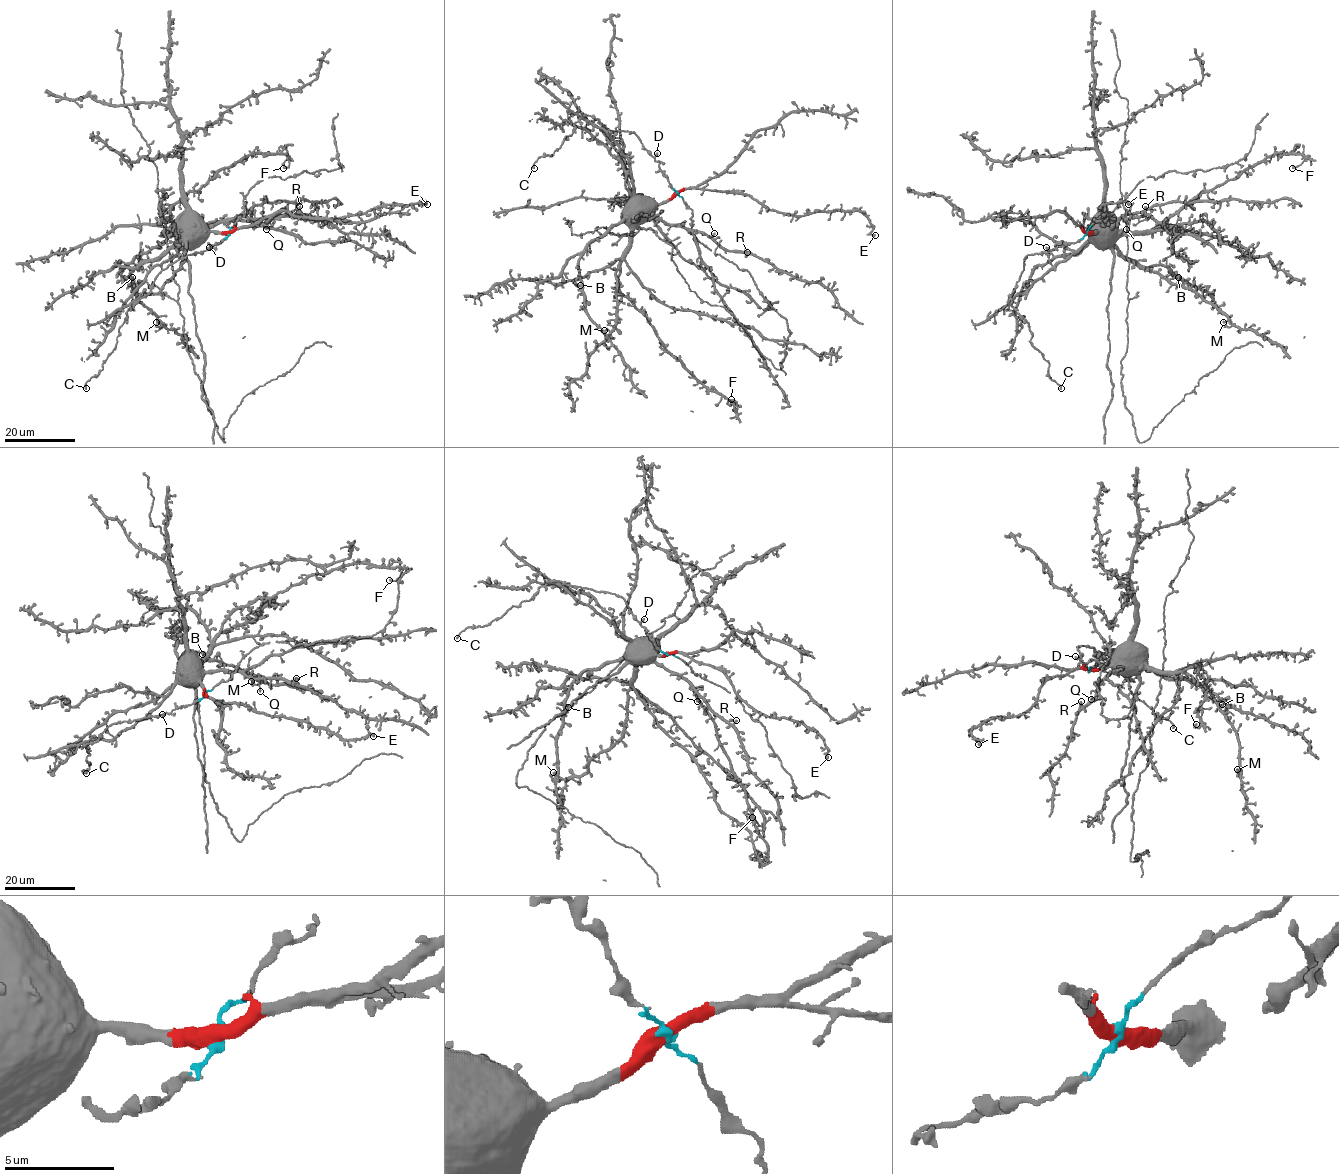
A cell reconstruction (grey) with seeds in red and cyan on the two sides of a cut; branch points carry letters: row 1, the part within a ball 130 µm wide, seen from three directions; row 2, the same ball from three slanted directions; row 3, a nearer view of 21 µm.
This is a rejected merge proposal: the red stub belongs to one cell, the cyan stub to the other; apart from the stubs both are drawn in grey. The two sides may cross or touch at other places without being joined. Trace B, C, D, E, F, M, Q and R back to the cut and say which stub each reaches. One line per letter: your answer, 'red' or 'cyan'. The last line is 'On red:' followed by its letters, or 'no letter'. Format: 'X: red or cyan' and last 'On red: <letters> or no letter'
B: red
C: cyan
D: cyan
E: red
F: red
M: red
Q: red
R: red
On red: B, E, F, M, Q, R

